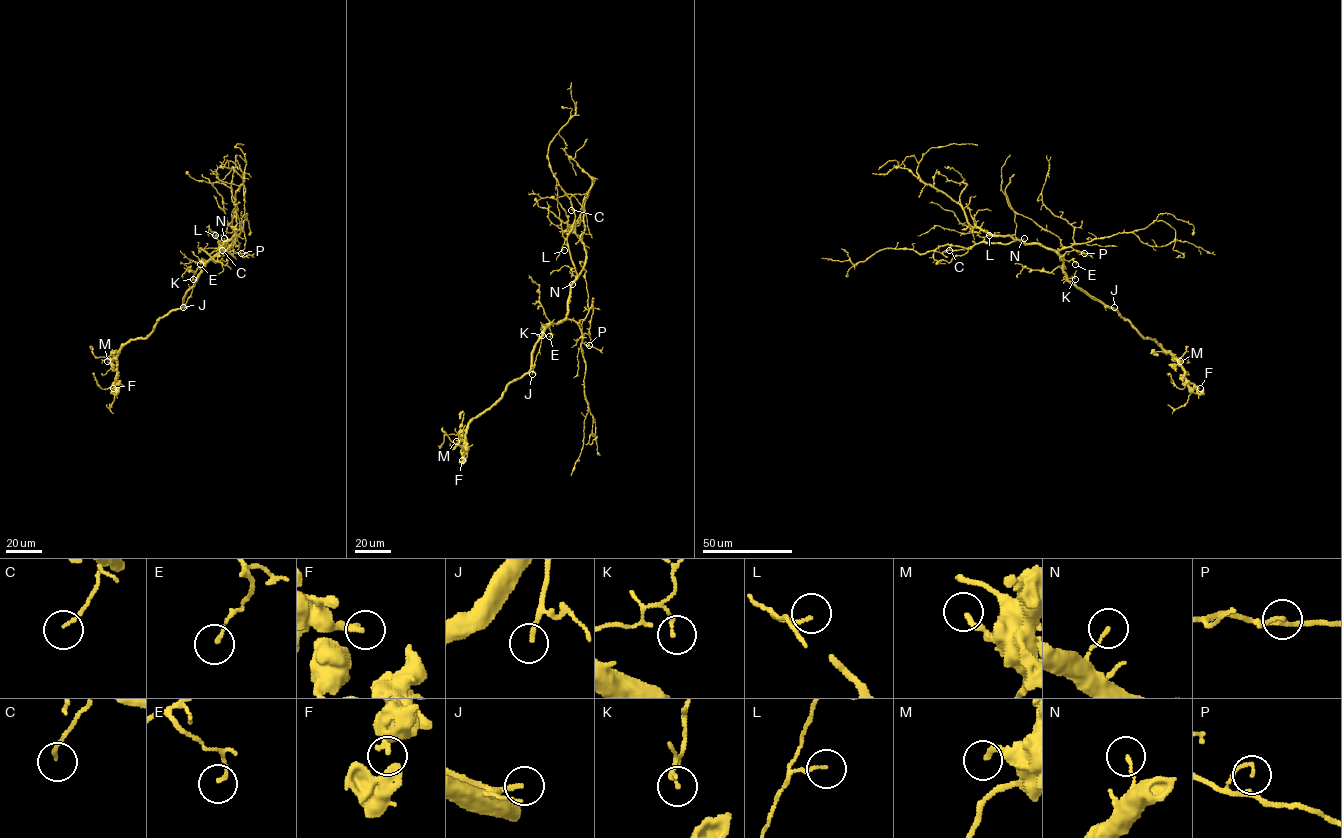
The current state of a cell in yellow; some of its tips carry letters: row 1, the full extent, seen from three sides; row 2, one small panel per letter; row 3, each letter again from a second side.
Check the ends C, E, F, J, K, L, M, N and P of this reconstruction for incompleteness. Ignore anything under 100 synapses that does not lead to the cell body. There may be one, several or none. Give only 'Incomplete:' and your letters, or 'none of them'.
Incomplete: J

